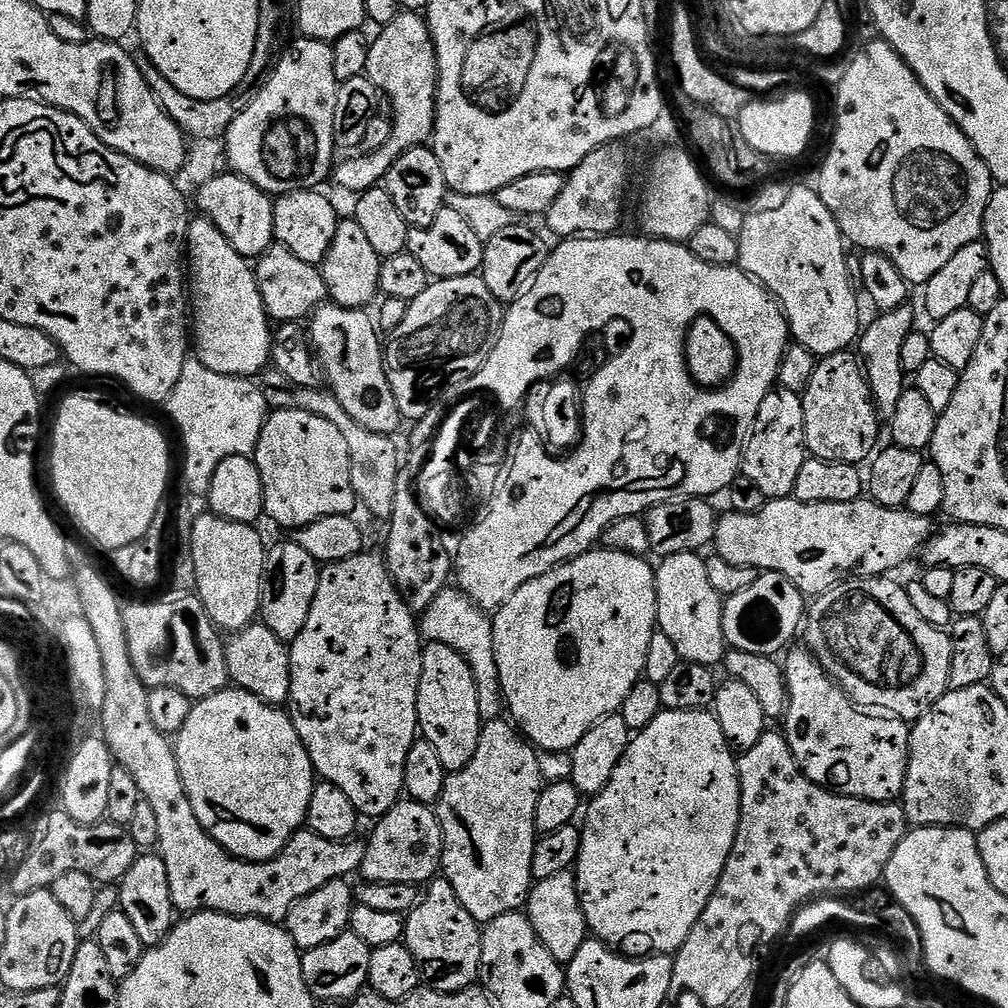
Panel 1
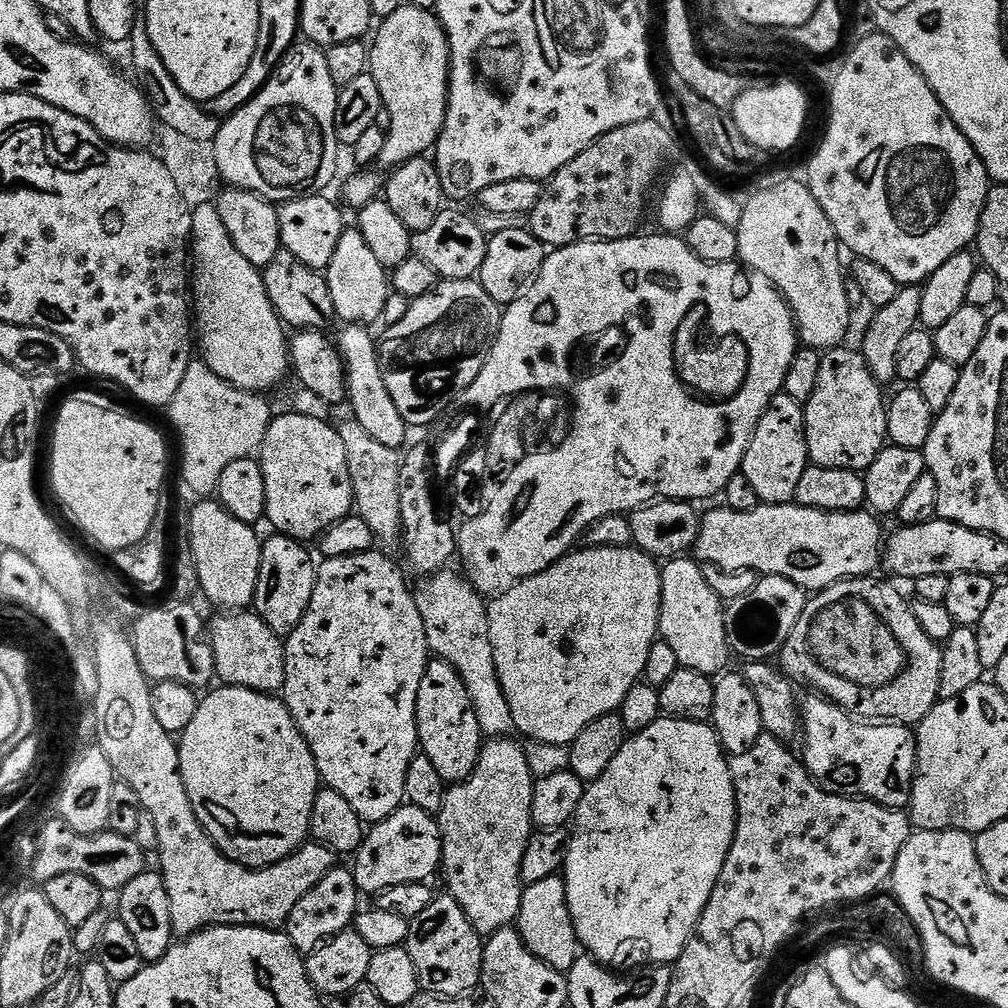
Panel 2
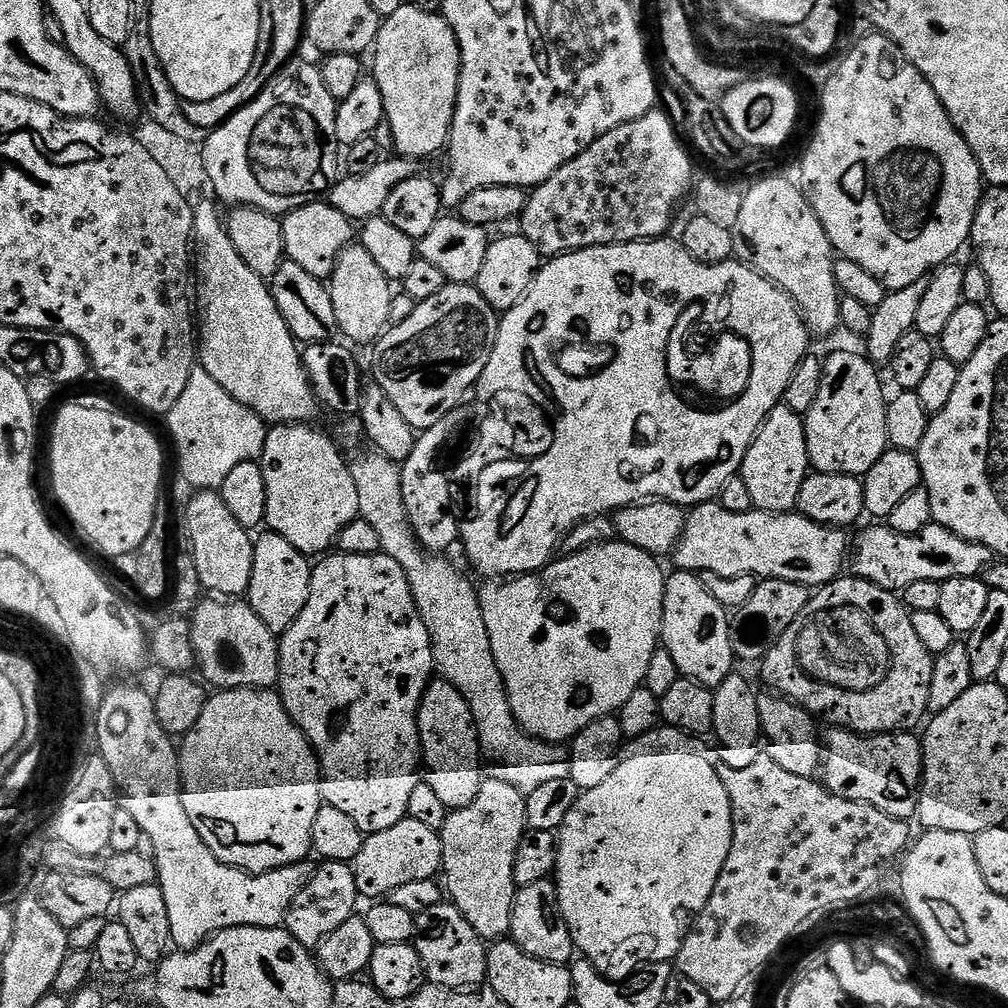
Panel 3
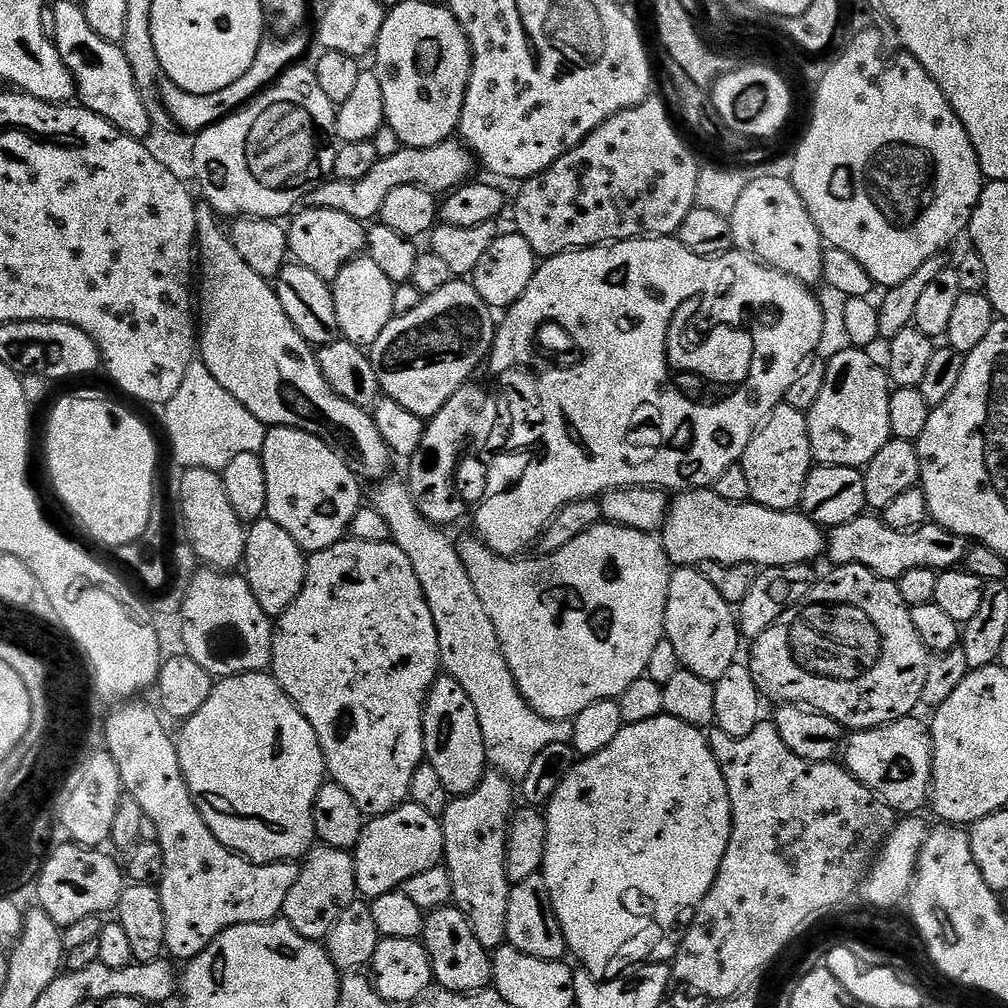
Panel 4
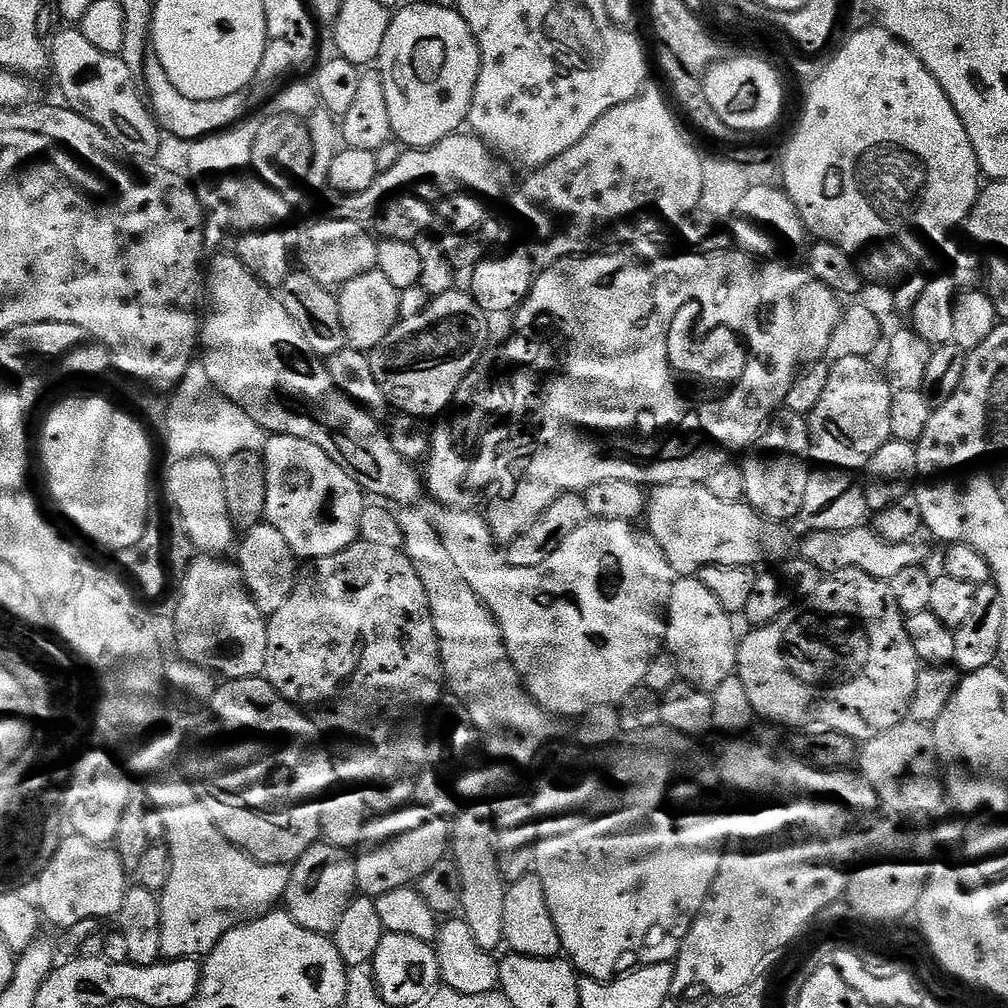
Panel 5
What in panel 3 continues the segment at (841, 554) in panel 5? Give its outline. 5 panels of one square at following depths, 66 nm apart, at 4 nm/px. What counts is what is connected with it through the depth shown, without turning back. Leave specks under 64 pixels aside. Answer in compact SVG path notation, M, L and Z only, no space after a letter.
M938 523L927 524L918 534L898 534L893 528L876 526L855 537L854 551L850 556L850 568L861 580L869 580L874 586L888 592L903 593L914 582L927 580L945 581L963 576L980 576L993 563L994 553L984 544L964 540L958 534L946 530Z

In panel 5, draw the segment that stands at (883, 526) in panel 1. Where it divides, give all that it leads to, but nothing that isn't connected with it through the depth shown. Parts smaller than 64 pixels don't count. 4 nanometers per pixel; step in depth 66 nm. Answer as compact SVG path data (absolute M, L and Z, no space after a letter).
M673 482L657 484L648 492L646 509L647 531L662 546L666 558L670 562L673 573L696 574L708 564L750 564L760 566L763 560L780 562L789 555L788 547L792 544L792 536L783 523L769 520L768 517L756 512L746 502L725 502L700 482Z

